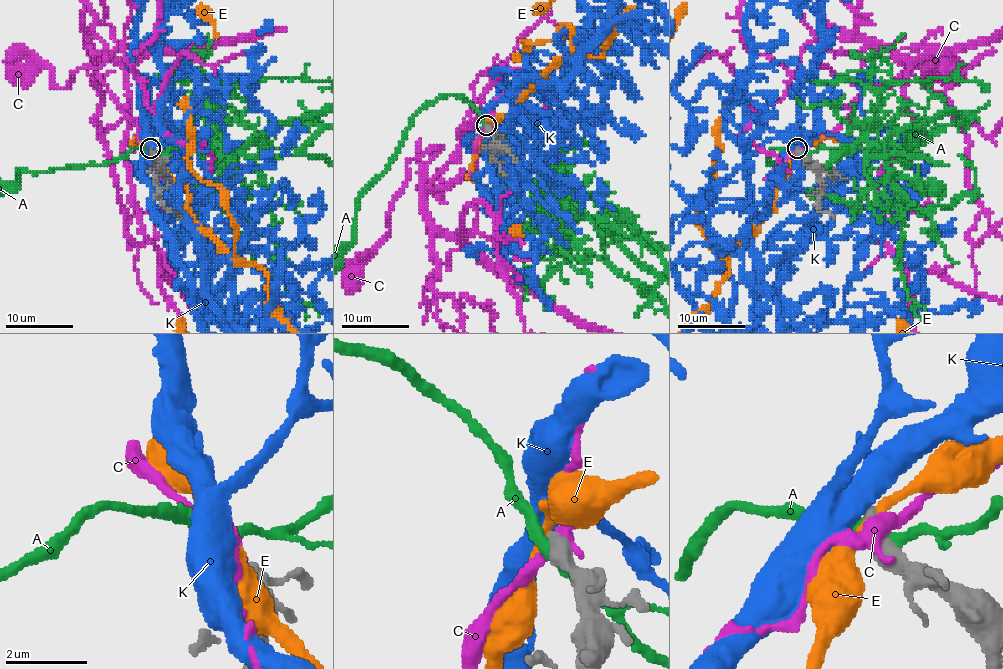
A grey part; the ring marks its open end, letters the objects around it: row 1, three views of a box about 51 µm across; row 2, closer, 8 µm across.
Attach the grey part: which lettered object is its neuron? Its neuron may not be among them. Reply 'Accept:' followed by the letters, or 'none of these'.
Accept: none of these

